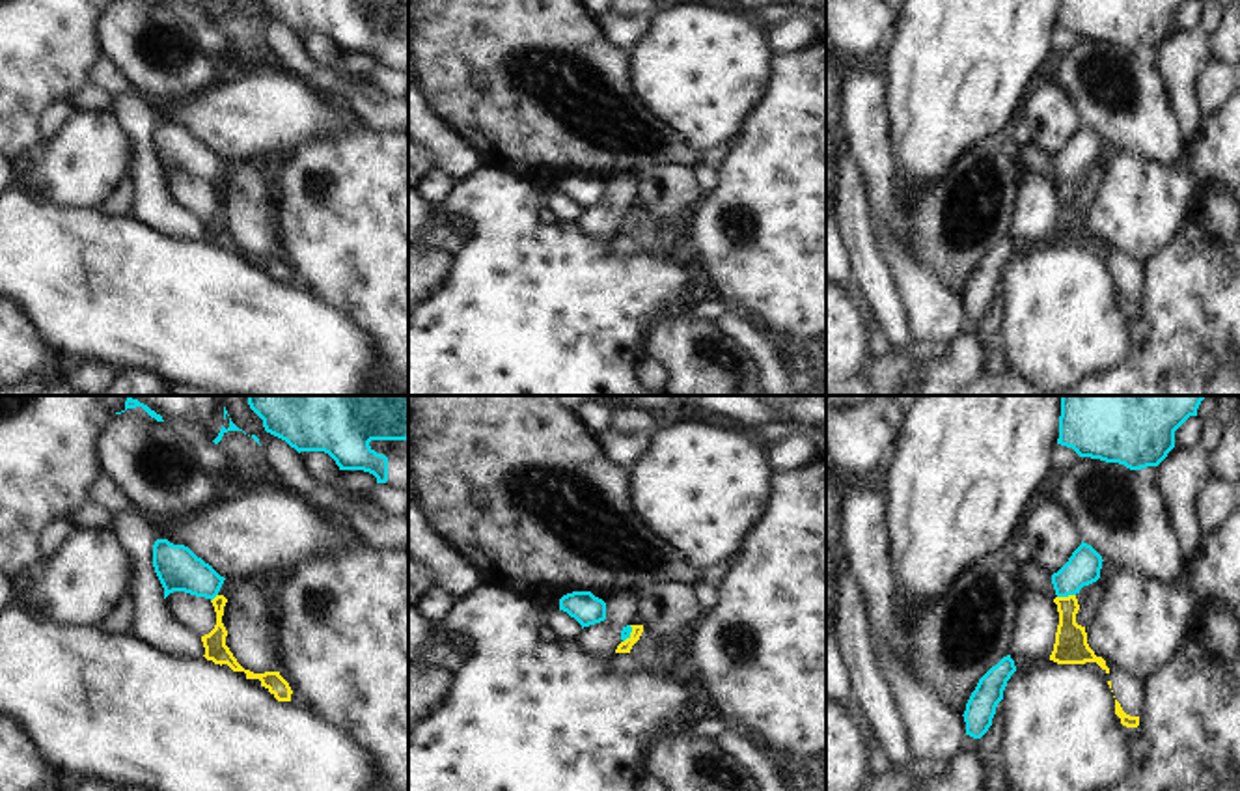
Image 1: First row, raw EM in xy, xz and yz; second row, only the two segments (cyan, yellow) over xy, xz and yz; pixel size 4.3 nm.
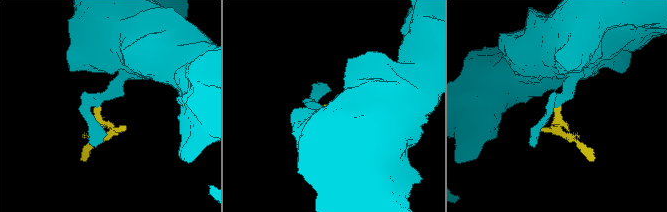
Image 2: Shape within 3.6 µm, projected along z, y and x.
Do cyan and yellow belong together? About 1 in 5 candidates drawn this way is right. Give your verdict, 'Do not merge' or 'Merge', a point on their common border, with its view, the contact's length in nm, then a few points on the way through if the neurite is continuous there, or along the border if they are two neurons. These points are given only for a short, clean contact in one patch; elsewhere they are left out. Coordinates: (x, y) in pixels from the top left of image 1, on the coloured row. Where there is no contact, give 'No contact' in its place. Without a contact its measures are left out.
Do not merge. Touches cyan at yz (1065, 596). Shared border 80 nm. Boundary: yz (1074, 594), (1058, 597).

